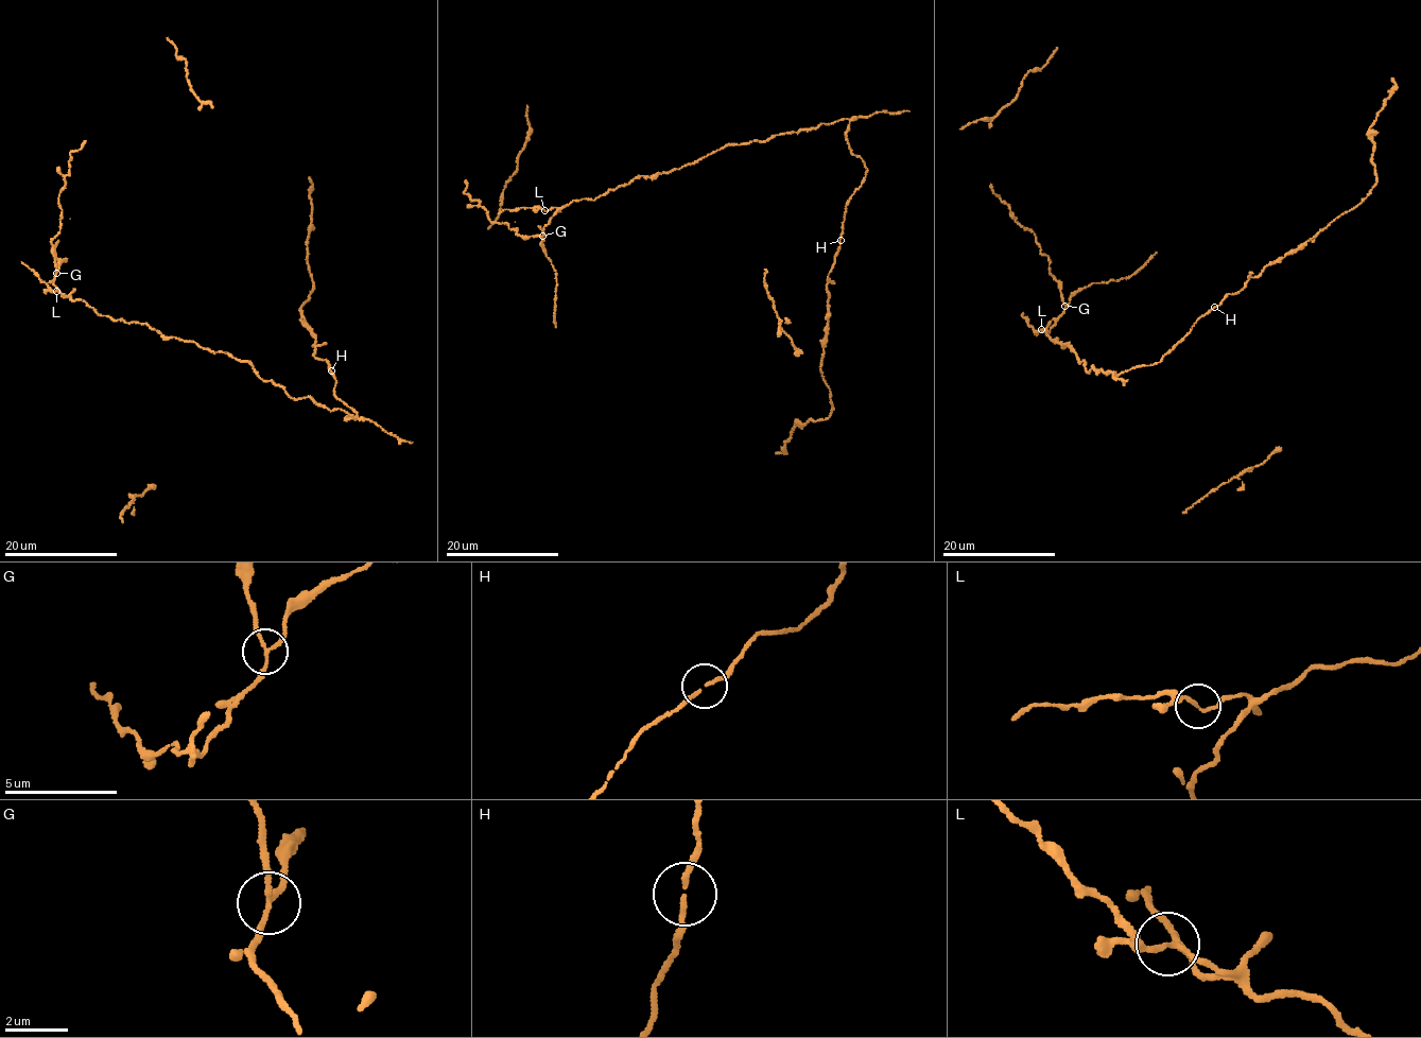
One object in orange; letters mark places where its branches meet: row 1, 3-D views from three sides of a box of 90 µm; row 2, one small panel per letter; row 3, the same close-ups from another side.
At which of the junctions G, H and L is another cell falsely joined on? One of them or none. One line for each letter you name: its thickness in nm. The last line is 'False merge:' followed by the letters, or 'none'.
G: 140 nm
False merge: G

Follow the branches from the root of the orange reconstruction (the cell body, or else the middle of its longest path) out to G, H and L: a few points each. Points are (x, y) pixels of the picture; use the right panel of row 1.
G: (1071, 350), (1070, 343), (1061, 345), (1055, 343), (1057, 339), (1054, 342), (1045, 333), (1066, 306)
H: (1071, 350), (1087, 373), (1153, 365), (1214, 308)
L: (1071, 350), (1070, 343), (1061, 345), (1055, 343), (1057, 339), (1054, 342), (1041, 329)

